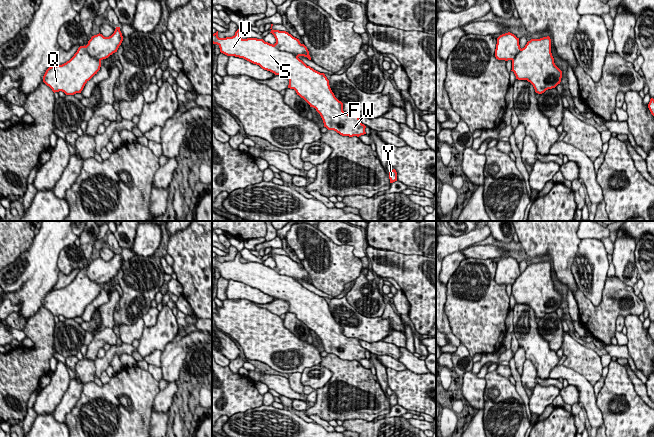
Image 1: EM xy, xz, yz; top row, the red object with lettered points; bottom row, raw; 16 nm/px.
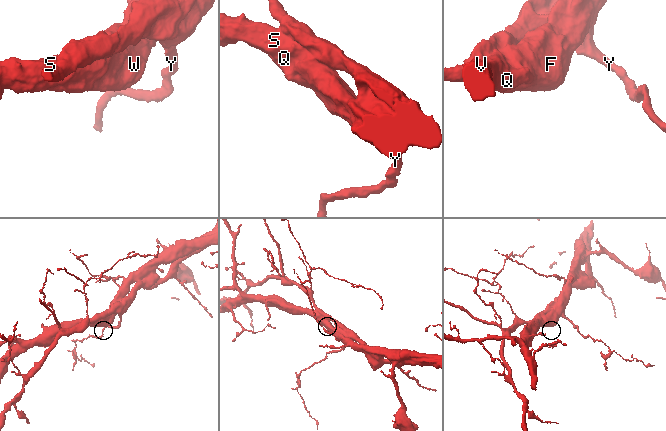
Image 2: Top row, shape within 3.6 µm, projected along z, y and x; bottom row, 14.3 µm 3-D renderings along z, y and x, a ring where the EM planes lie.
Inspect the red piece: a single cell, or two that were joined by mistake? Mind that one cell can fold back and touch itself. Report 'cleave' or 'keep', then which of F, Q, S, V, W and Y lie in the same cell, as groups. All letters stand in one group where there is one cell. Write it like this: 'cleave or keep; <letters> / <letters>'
cleave; F Q S V W / Y

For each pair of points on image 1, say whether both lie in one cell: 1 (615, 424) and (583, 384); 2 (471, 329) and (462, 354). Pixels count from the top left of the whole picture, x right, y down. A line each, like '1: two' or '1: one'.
1: two
2: two

